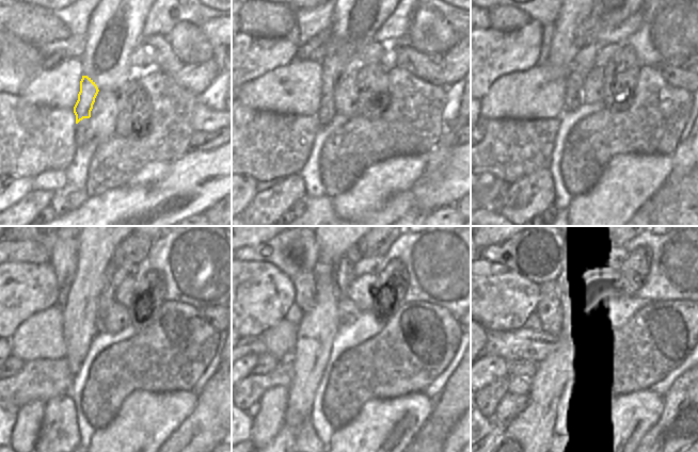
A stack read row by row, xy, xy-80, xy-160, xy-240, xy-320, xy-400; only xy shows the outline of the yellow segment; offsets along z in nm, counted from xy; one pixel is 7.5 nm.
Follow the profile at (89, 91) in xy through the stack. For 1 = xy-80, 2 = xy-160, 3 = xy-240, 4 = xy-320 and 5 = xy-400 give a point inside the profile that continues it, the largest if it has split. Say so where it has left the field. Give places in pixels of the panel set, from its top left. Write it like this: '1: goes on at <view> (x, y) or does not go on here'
1: goes on at xy-80 (334, 67)
2: goes on at xy-160 (585, 58)
3: goes on at xy-240 (123, 272)
4: goes on at xy-320 (374, 265)
5: goes on at xy-400 (615, 259)

